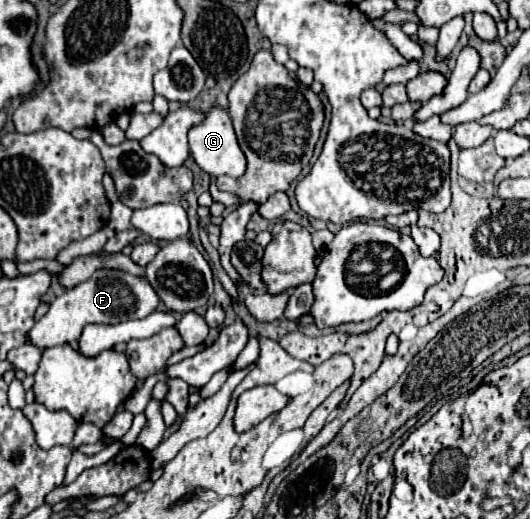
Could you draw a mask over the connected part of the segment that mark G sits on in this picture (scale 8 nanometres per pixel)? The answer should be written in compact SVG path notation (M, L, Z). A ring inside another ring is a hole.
M212 109L210 113L206 113L206 119L192 127L188 131L188 143L190 143L190 155L192 159L196 159L196 165L212 175L212 177L220 177L220 175L232 175L232 177L240 177L246 171L246 157L240 151L230 115L224 109Z

